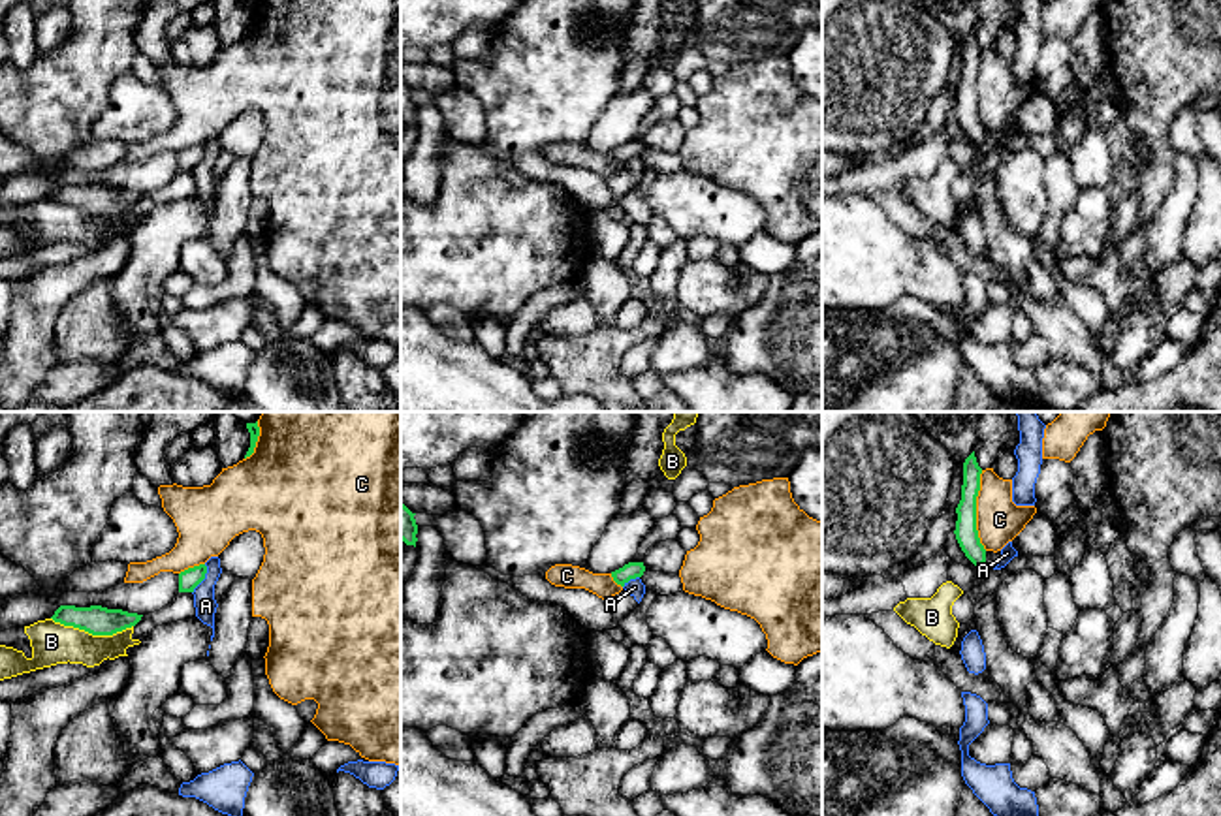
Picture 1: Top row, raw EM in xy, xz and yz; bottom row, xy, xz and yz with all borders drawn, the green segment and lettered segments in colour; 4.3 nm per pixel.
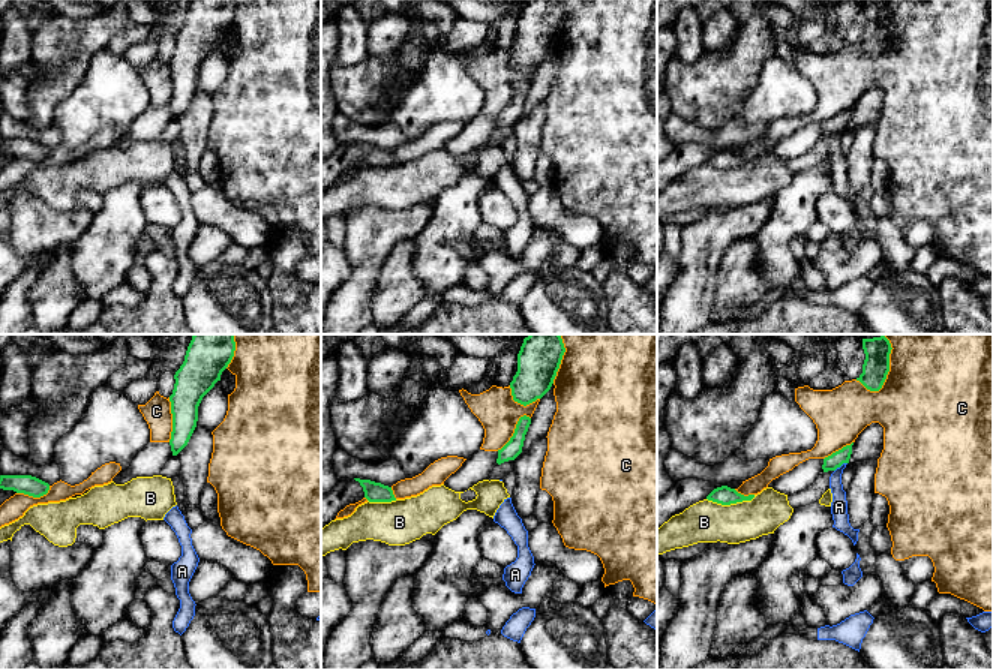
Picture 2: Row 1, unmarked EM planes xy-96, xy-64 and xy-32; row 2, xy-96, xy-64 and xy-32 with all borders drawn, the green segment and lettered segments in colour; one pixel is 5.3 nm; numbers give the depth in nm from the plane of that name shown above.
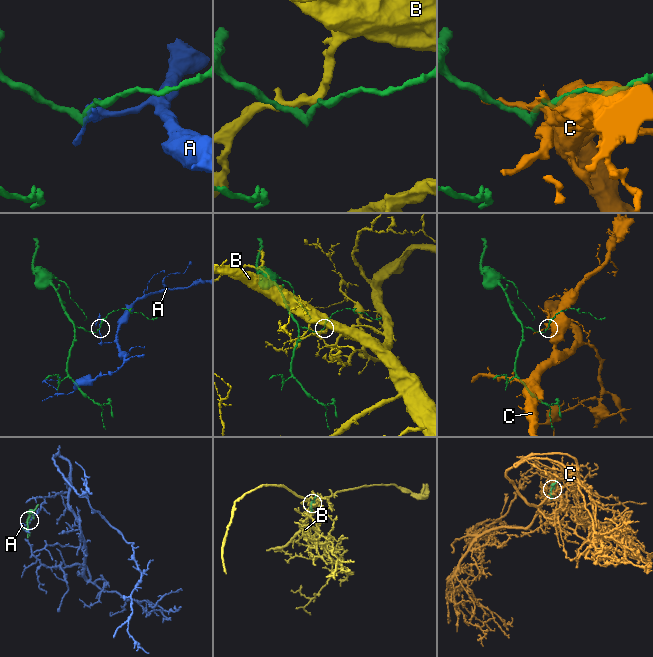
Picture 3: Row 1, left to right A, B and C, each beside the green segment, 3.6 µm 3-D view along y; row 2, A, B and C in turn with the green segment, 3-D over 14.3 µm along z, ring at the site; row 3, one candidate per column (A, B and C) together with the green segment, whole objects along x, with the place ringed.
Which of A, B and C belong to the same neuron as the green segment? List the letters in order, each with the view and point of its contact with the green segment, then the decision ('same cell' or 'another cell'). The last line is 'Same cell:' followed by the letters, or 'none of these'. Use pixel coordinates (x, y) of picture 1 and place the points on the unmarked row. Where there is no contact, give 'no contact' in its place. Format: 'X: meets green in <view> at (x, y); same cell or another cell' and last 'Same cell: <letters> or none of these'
A: meets green in xy at (202, 158); another cell
B: meets green in xy at (93, 213); another cell
C: meets green in yz at (975, 89); another cell
Same cell: none of these

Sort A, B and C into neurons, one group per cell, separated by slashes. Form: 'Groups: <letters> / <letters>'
Groups: A / B / C

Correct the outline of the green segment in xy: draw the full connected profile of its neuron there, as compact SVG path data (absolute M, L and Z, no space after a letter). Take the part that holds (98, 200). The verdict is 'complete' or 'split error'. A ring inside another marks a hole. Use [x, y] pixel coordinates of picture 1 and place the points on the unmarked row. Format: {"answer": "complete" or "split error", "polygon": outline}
{"answer": "complete", "polygon": "M60 184L51 196L55 201L85 209L92 214L113 214L135 205L143 194L102 184L75 186Z"}

